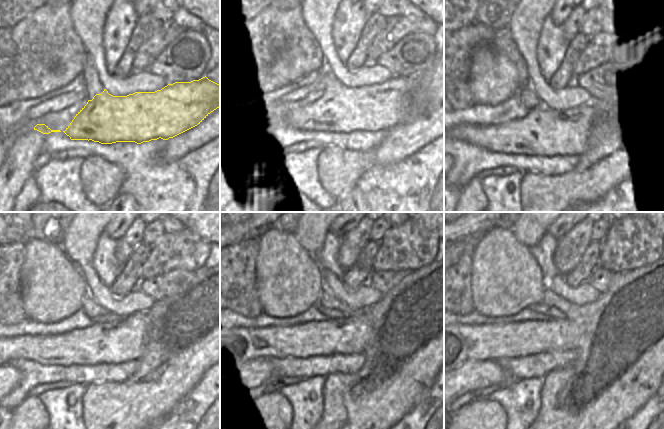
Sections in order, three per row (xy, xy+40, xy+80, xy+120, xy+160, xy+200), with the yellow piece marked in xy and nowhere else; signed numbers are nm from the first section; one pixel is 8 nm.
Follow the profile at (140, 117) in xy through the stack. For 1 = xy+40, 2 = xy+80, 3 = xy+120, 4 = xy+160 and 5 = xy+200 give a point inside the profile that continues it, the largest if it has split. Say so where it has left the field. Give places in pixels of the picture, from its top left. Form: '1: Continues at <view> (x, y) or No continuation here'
1: Continues at xy+40 (361, 117)
2: Continues at xy+80 (565, 113)
3: Continues at xy+120 (122, 341)
4: Continues at xy+160 (349, 335)
5: Continues at xy+200 (464, 342)

